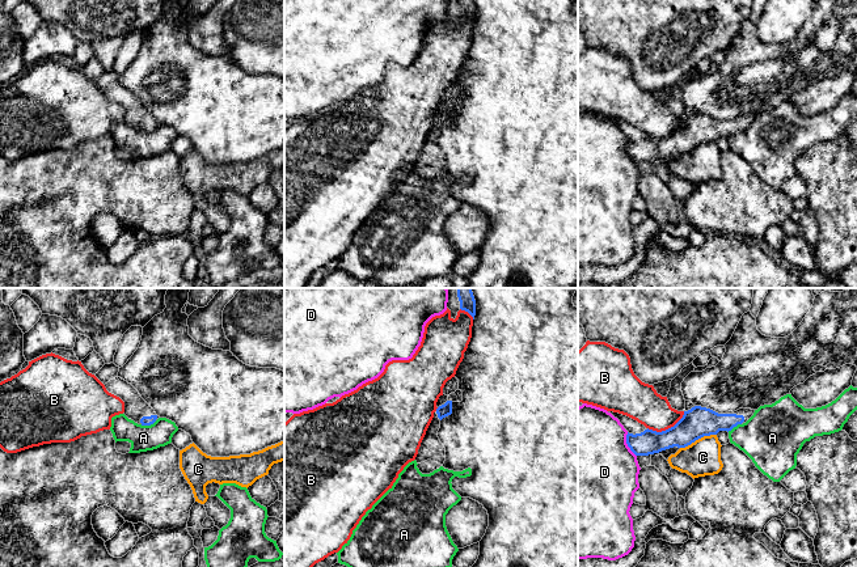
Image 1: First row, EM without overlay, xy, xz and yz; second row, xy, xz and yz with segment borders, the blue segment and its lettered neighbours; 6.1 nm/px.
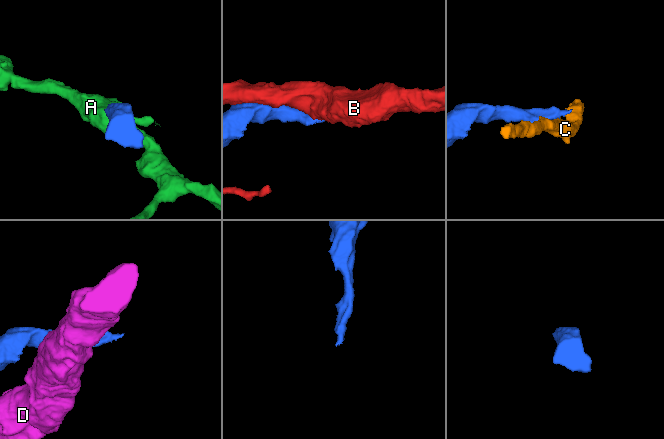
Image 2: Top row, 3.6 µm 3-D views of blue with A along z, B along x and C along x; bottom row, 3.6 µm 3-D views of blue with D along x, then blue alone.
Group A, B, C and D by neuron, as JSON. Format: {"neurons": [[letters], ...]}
{"neurons": [["A"], ["B"], ["C"], ["D"]]}

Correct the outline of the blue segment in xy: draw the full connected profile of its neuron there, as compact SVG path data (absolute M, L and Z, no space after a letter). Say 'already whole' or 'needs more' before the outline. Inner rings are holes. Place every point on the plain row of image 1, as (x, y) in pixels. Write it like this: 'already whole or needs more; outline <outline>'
needs more; outline M115 84L105 90L109 100L119 103L124 109L124 122L142 132L153 131L160 123L155 117L142 105L139 98L127 88Z

